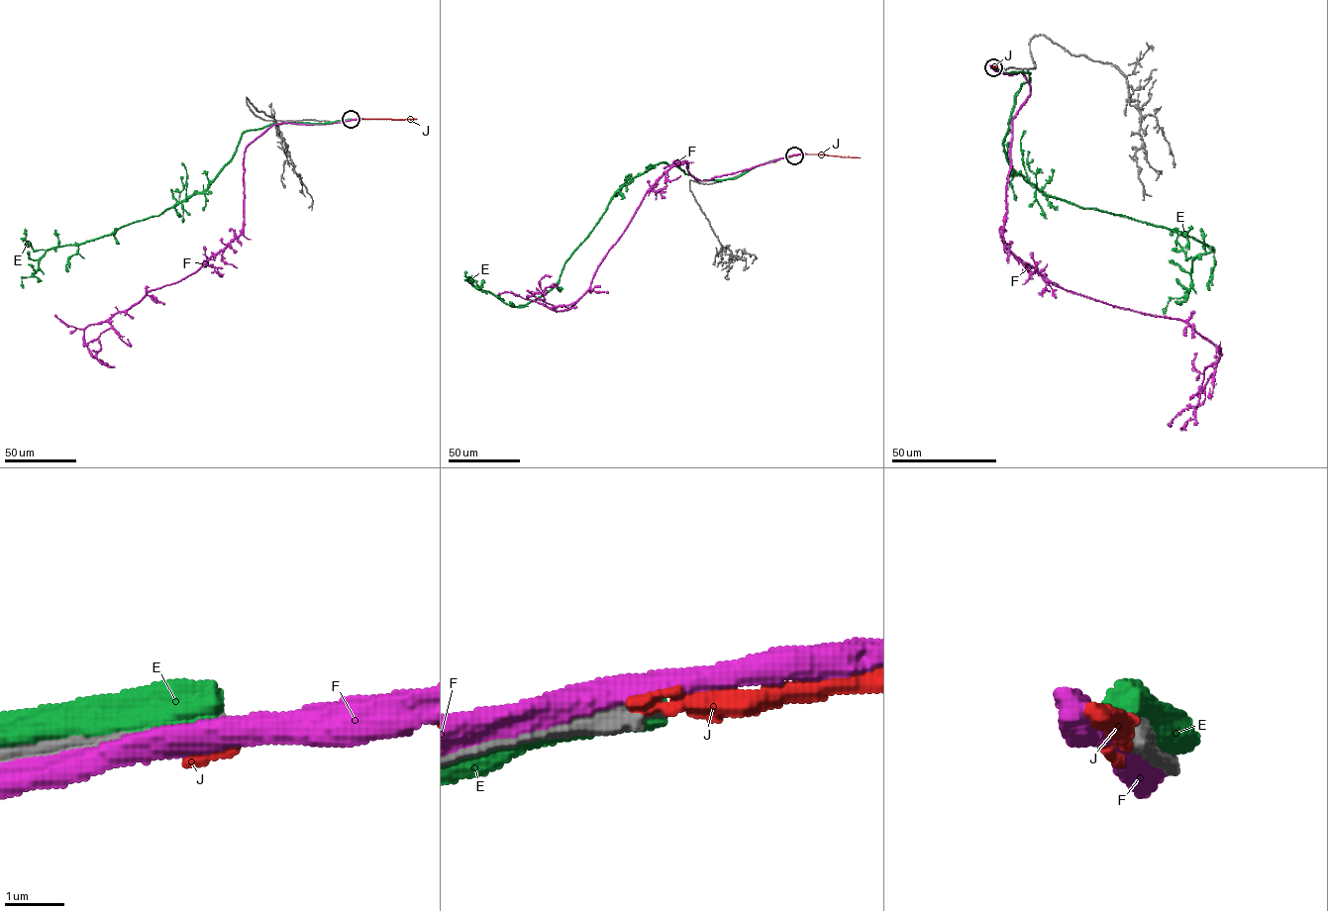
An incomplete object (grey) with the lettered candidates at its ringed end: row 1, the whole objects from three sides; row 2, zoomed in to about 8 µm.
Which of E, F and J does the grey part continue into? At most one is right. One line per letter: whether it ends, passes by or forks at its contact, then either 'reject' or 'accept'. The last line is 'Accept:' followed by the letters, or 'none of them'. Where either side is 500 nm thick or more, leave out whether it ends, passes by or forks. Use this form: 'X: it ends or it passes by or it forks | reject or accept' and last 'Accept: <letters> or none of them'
E: it passes by | reject
F: it passes by | reject
J: accept
Accept: J

